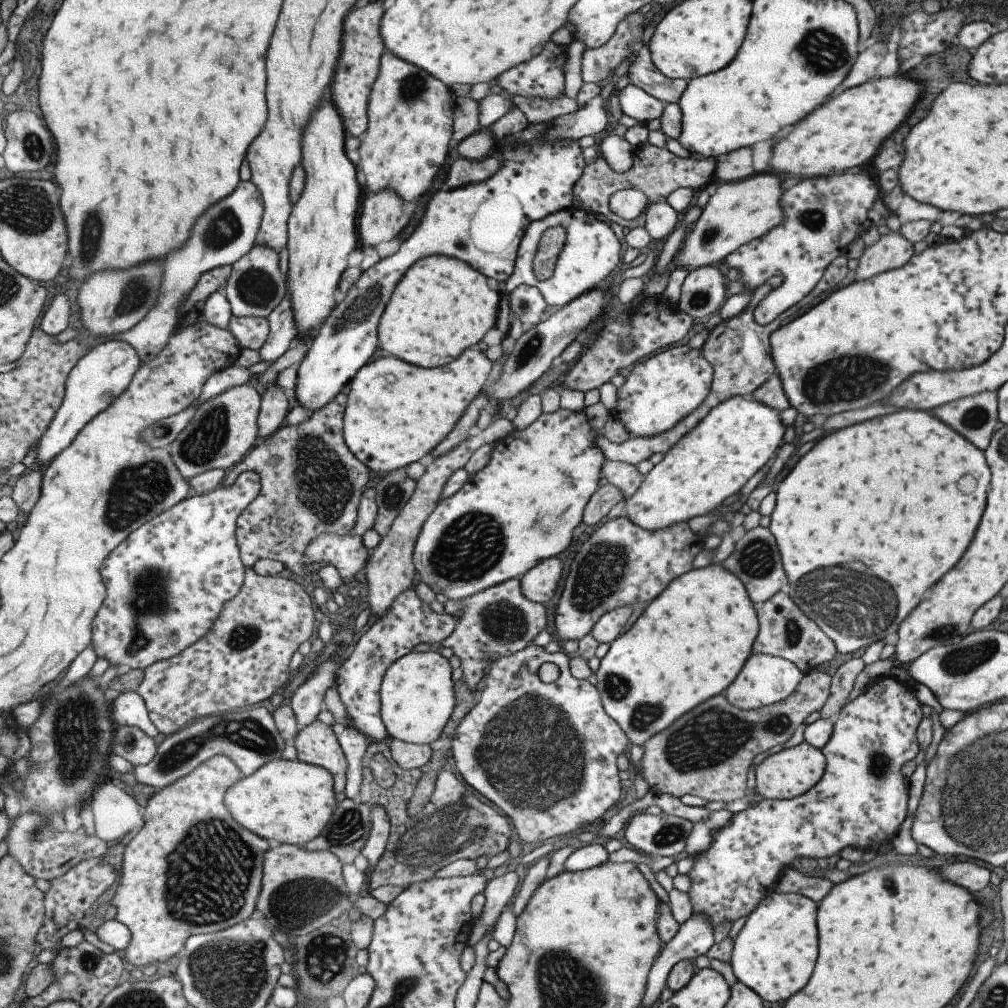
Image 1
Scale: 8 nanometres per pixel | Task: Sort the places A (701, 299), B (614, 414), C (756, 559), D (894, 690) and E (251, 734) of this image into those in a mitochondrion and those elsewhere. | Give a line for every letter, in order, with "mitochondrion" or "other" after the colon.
A: mitochondrion
B: other
C: mitochondrion
D: other
E: mitochondrion

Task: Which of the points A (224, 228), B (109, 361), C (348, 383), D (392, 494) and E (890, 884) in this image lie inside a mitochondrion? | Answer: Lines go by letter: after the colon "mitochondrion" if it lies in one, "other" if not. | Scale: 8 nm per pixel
A: mitochondrion
B: other
C: other
D: mitochondrion
E: mitochondrion

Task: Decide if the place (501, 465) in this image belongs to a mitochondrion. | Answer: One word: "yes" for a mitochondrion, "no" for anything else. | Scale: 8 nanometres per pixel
no

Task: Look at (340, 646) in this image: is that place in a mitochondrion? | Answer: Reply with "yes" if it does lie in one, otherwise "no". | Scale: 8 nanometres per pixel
no

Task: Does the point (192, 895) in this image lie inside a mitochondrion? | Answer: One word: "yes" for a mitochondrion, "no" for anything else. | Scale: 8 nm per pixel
yes

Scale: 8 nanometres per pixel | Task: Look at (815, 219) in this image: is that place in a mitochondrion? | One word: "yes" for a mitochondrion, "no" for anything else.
yes

